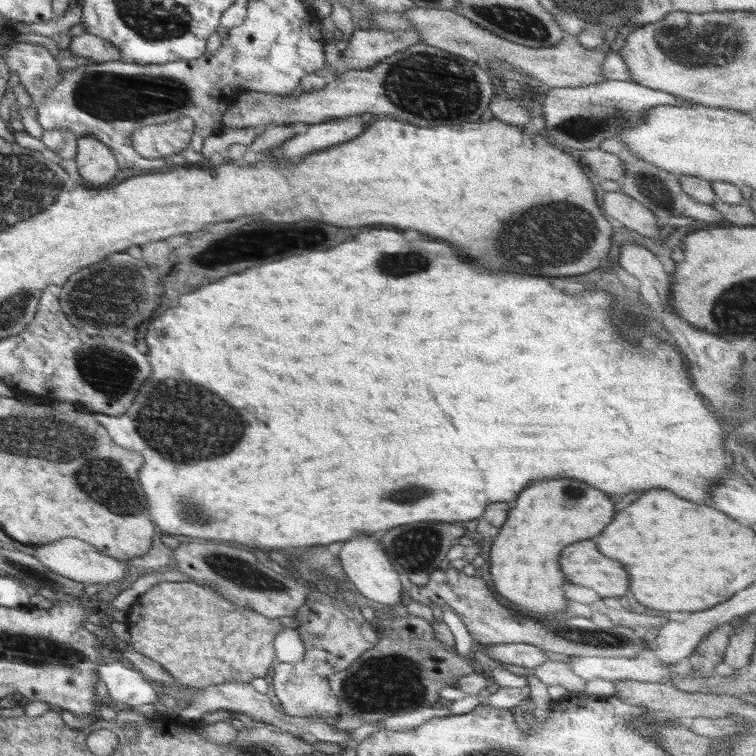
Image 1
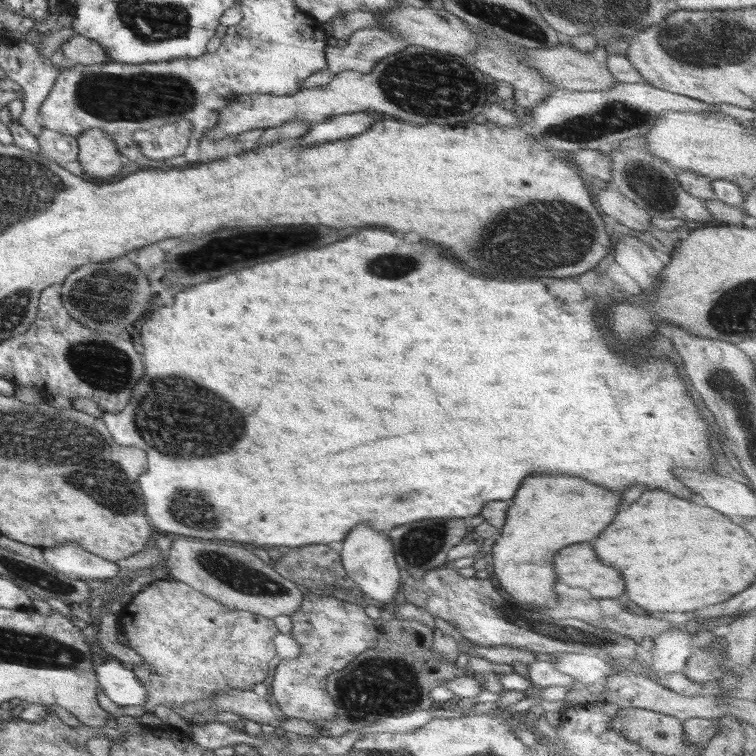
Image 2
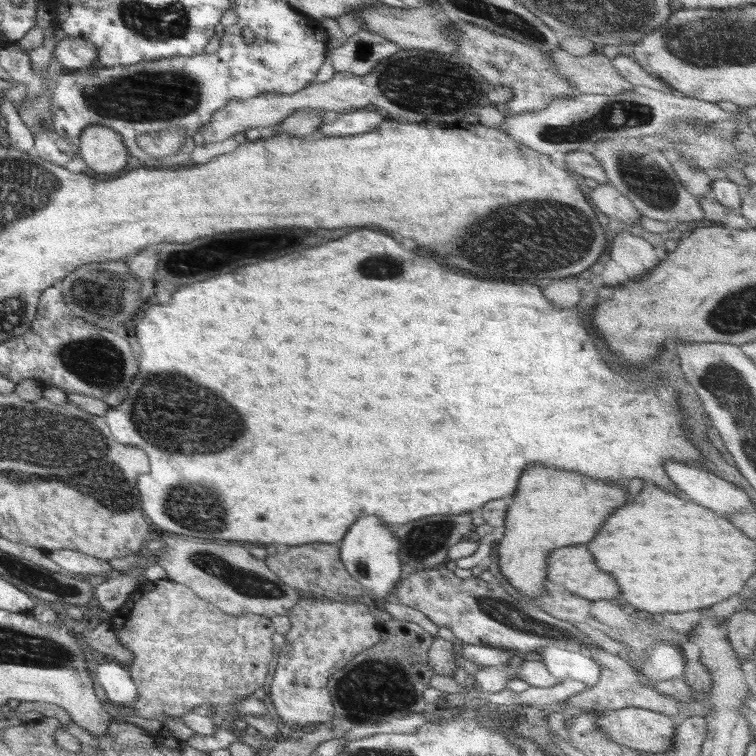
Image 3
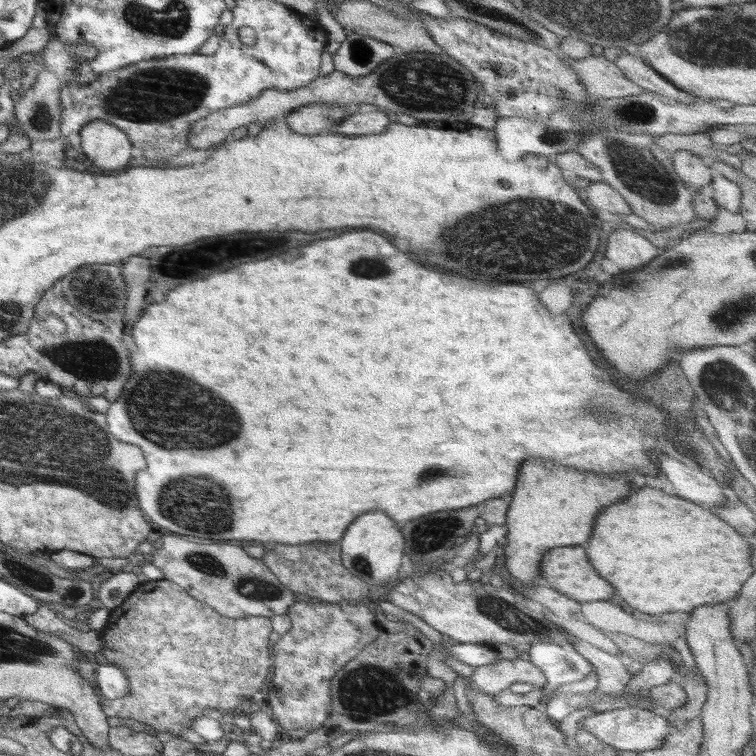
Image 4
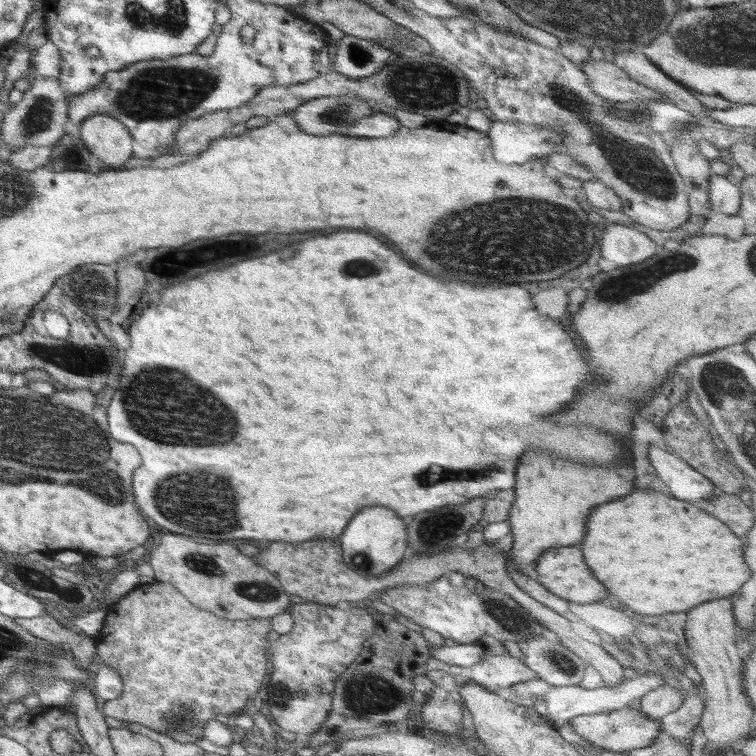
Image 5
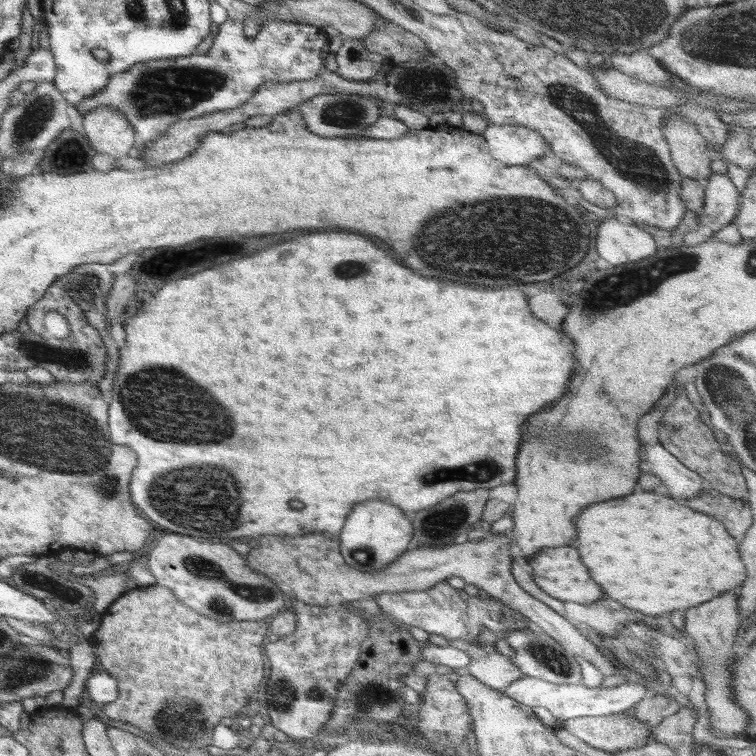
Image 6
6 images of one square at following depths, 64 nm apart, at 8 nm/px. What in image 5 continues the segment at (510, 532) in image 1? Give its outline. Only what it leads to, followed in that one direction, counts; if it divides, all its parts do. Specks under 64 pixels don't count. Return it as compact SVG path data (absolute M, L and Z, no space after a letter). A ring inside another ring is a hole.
M528 450L517 466L513 491L516 498L510 508L510 532L514 538L509 551L519 571L523 566L534 568L536 559L546 550L576 545L584 538L584 520L598 504L616 500L634 490L634 466L616 462L608 468L568 464L554 452Z

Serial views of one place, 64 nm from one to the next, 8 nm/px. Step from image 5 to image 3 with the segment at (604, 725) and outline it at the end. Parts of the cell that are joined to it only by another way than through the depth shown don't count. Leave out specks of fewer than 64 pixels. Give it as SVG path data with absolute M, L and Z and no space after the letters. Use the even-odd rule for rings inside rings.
M639 707L622 708L620 711L608 711L598 714L598 720L596 720L598 729L608 735L614 743L634 749L634 751L649 751L652 752L668 752L674 748L674 738L676 738L676 730L680 725L676 718L669 717L662 713L656 713L652 710L647 710Z

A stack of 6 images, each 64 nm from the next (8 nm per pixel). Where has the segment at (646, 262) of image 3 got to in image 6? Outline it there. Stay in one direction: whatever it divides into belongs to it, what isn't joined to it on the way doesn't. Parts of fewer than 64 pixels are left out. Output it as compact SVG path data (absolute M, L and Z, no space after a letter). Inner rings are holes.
M618 219L602 220L598 225L598 234L596 234L596 250L600 258L610 263L610 266L620 266L628 262L638 262L648 256L653 256L658 251L656 240L648 233L641 230L641 227L631 225L629 221L625 224L620 223Z

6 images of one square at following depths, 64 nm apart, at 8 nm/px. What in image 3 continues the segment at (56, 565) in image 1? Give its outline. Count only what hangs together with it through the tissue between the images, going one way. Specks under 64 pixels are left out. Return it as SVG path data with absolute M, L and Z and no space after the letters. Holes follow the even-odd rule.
M60 549L46 552L52 562L61 566L62 571L80 578L83 575L104 575L113 576L116 571L106 560L88 556L76 549Z

